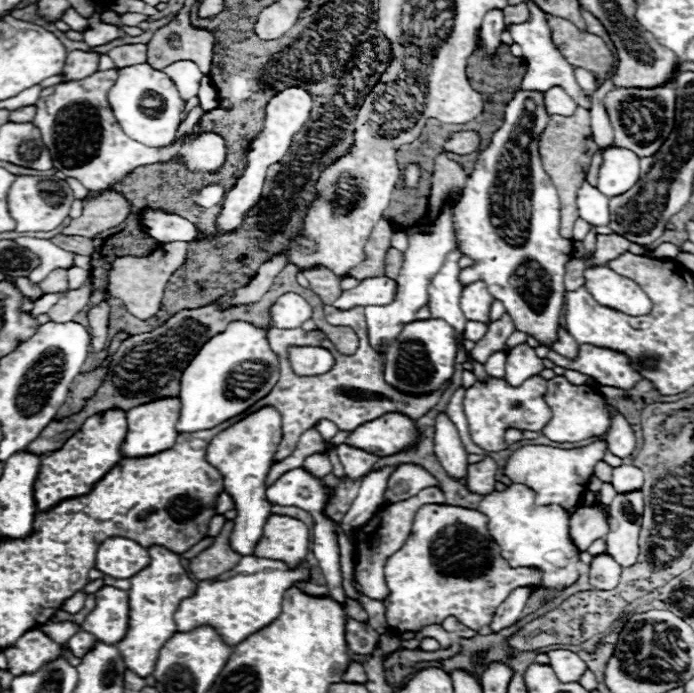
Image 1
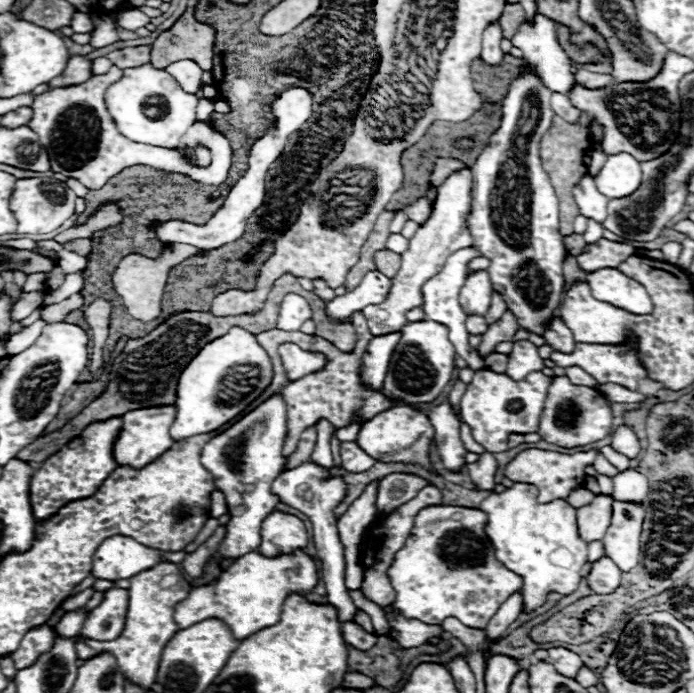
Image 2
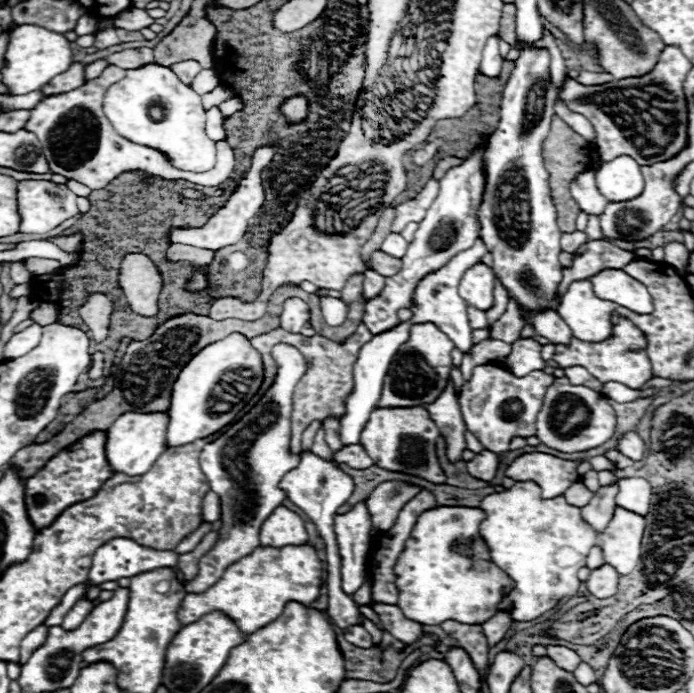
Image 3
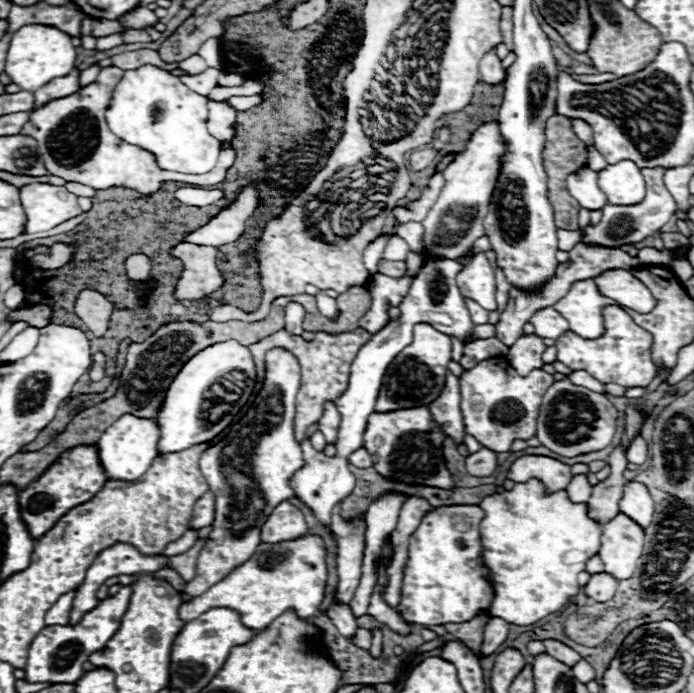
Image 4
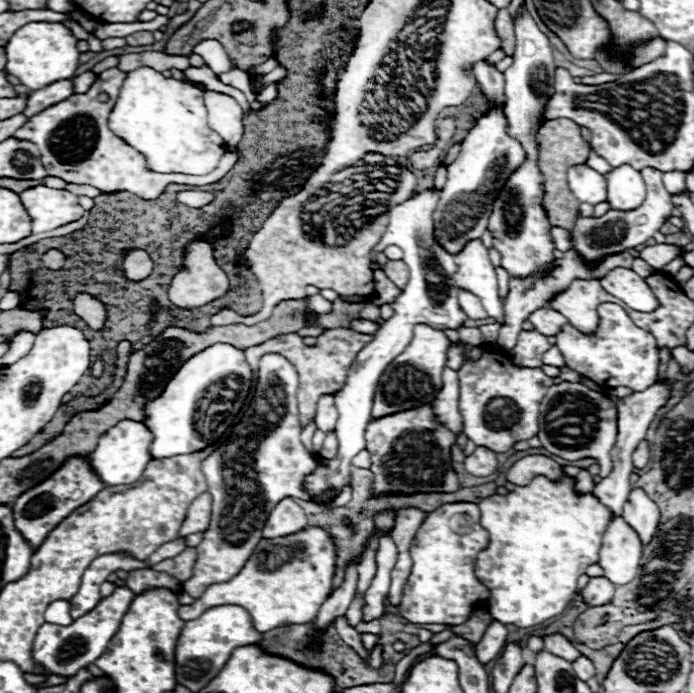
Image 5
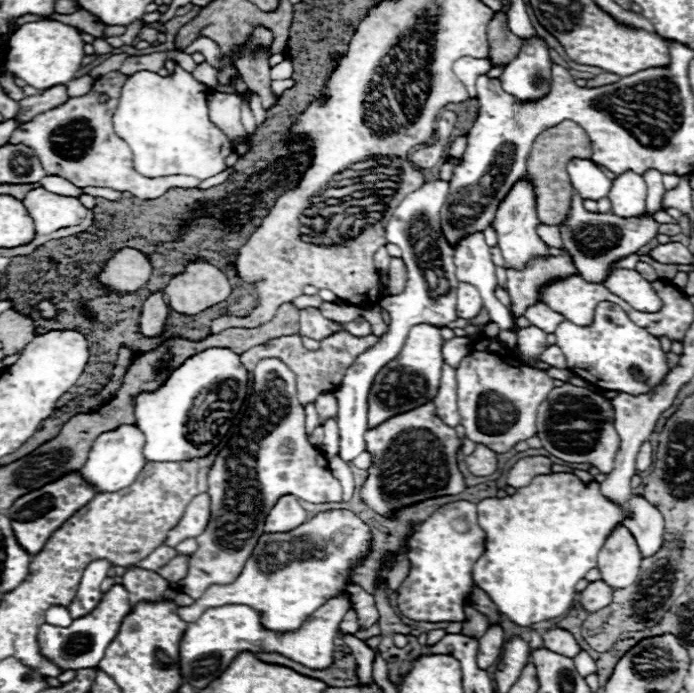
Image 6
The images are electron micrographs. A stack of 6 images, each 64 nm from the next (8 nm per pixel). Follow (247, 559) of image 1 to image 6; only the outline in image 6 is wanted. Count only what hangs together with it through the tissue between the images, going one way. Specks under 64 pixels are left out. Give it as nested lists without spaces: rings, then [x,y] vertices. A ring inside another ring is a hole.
[[[326,510],[318,512],[314,518],[300,524],[298,530],[282,534],[262,534],[258,546],[248,558],[244,570],[234,580],[234,584],[212,586],[200,600],[192,606],[178,608],[178,616],[184,622],[194,622],[208,608],[218,608],[226,604],[246,604],[264,614],[262,622],[270,630],[296,630],[318,606],[326,604],[330,598],[346,592],[350,608],[358,616],[360,630],[368,630],[378,624],[378,608],[374,596],[368,594],[360,584],[352,582],[352,562],[366,558],[372,550],[372,530],[350,510]],[[276,560],[290,560],[286,566]]]

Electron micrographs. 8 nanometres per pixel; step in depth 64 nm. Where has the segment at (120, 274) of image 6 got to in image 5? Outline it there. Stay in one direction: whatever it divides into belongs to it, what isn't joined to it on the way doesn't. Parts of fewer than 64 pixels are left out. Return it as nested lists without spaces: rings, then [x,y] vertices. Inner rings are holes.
[[[126,250],[123,270],[124,276],[129,281],[140,282],[152,272],[152,260],[144,250]]]

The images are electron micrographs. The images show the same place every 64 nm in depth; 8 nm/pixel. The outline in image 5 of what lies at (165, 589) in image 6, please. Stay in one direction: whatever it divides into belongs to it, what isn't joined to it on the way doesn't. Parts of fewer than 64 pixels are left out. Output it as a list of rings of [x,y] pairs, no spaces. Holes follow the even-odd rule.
[[[144,568],[140,572],[130,572],[126,578],[126,586],[132,590],[134,596],[138,596],[140,592],[150,590],[150,588],[168,588],[176,594],[182,590],[180,580],[176,580],[164,572],[156,572],[152,568]]]

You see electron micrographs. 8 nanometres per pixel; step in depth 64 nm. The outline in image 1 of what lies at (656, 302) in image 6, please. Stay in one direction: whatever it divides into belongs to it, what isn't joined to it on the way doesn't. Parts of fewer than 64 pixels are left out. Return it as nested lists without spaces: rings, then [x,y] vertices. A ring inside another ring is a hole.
[[[608,266],[586,268],[584,278],[584,286],[602,306],[620,310],[628,316],[644,316],[652,310],[652,302],[646,292],[634,280],[612,272]]]

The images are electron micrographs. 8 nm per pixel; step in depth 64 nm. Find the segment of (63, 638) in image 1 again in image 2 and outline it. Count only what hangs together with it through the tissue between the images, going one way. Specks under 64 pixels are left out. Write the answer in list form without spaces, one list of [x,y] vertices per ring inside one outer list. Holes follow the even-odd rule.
[[[80,608],[80,610],[76,610],[76,612],[66,612],[66,614],[62,616],[62,620],[60,620],[54,628],[58,630],[60,636],[76,636],[76,634],[80,632],[86,616],[88,616],[88,612],[86,612],[84,608]]]

